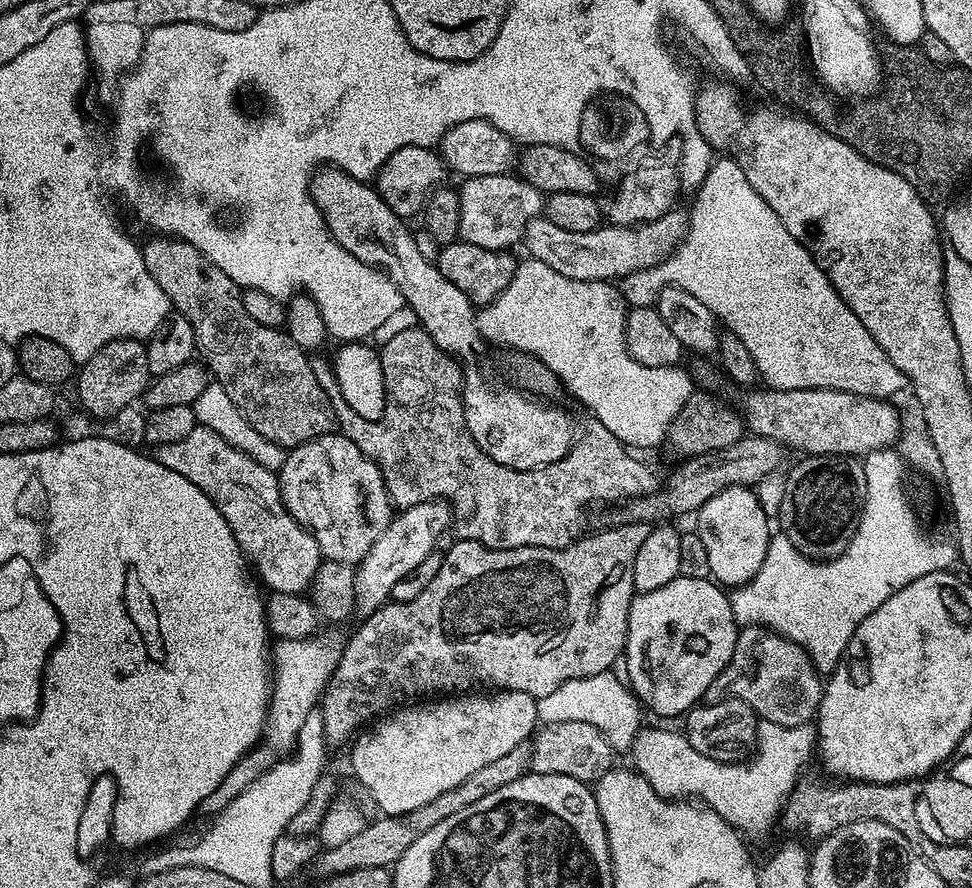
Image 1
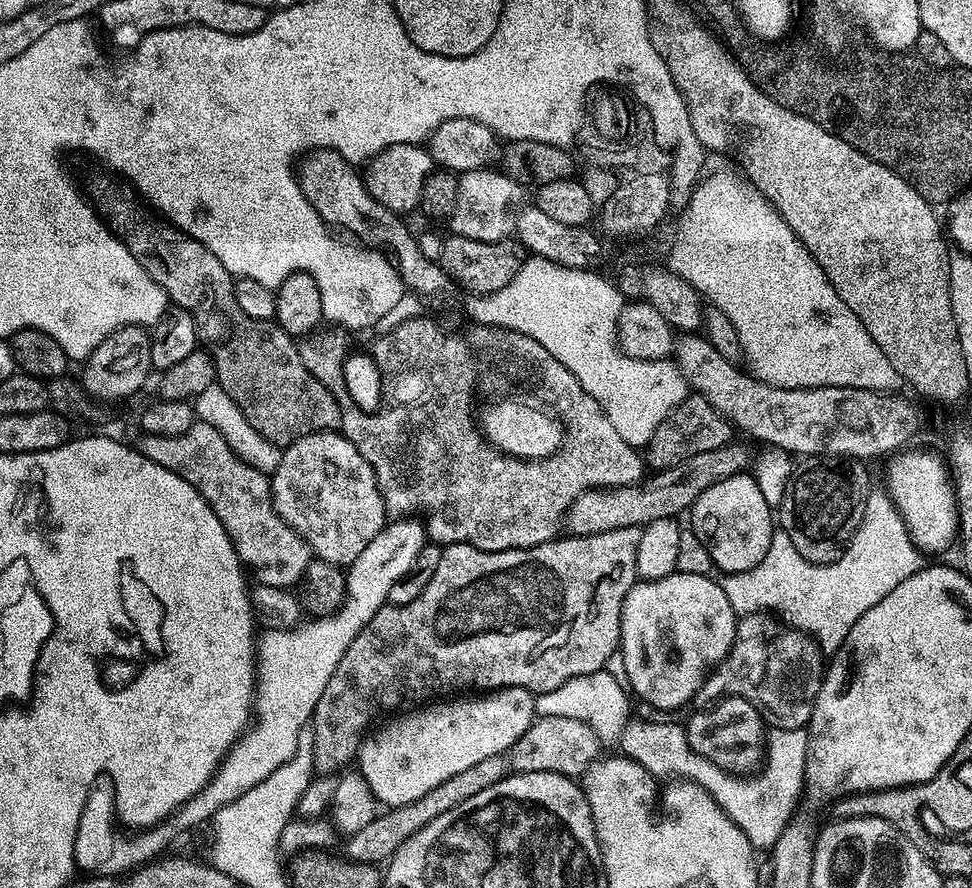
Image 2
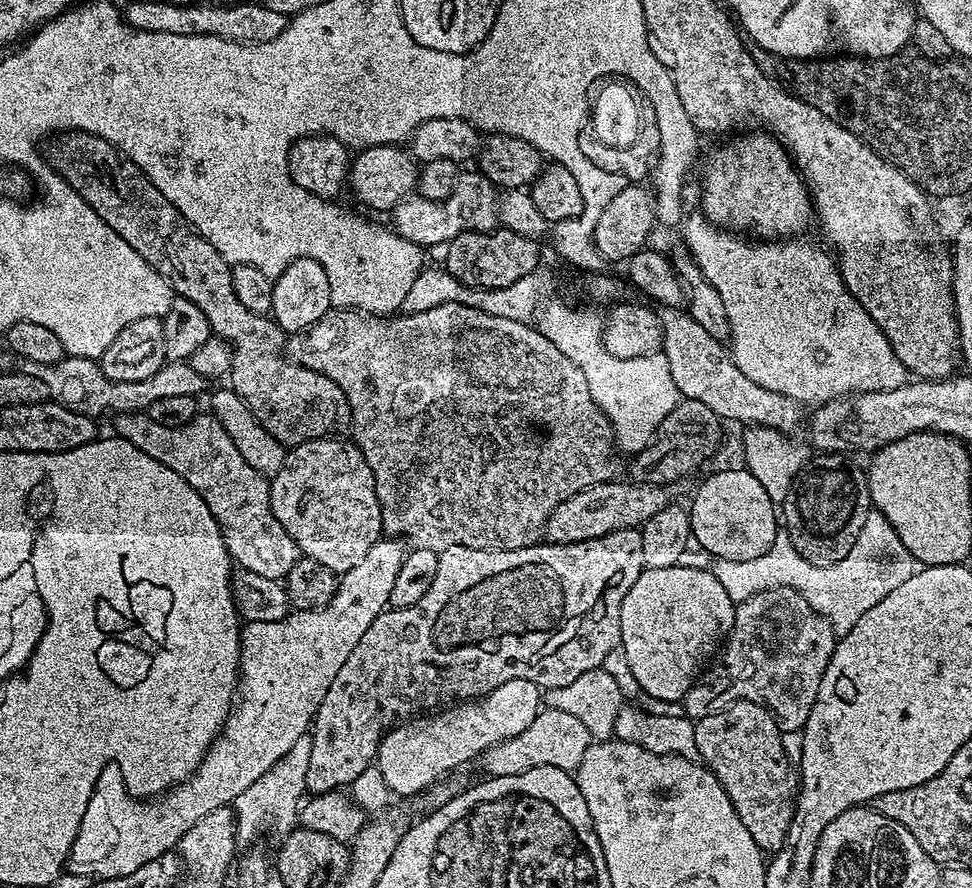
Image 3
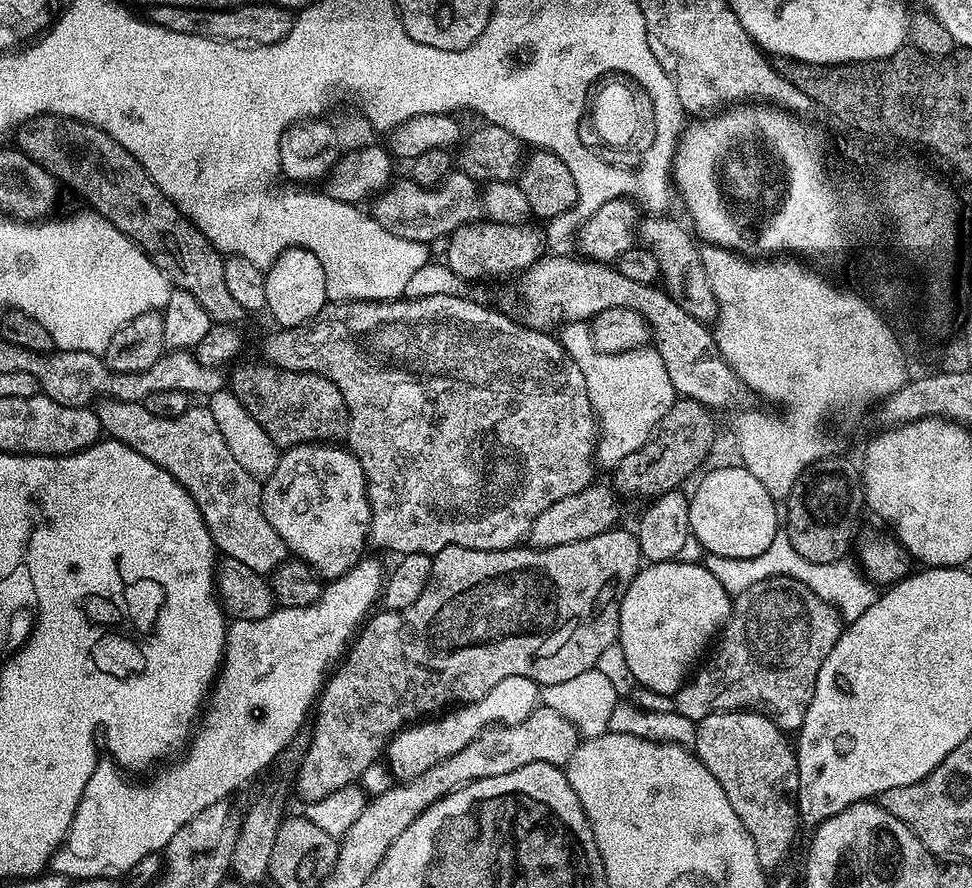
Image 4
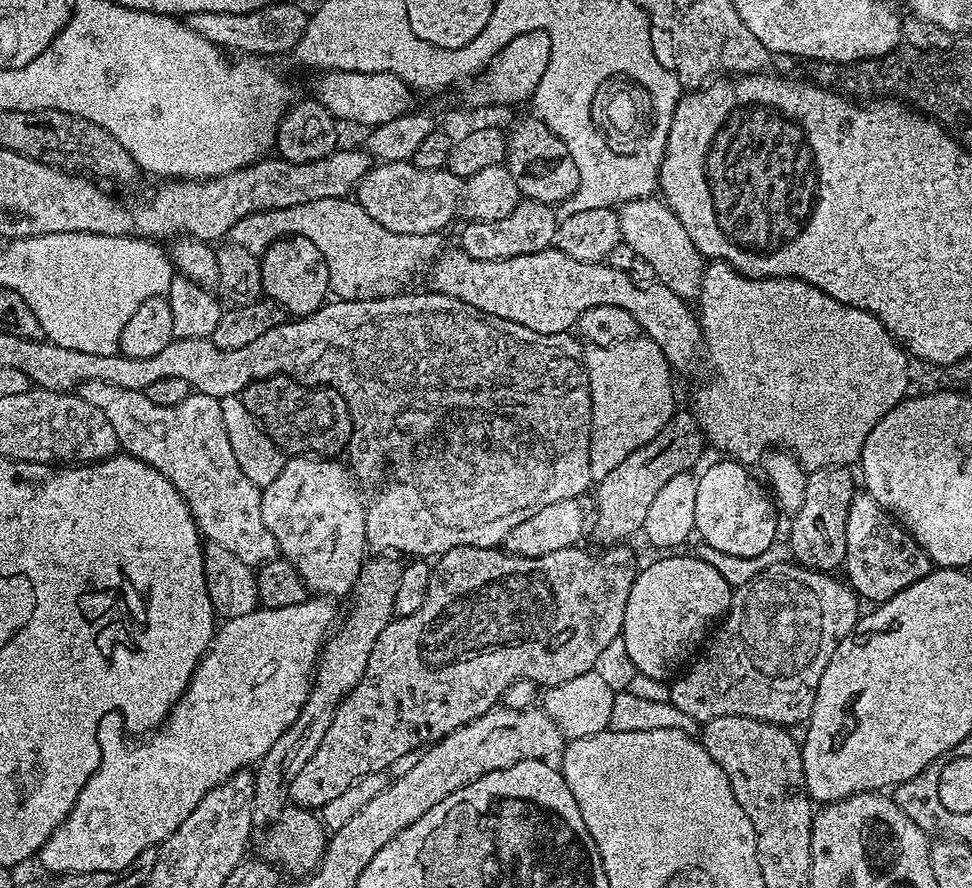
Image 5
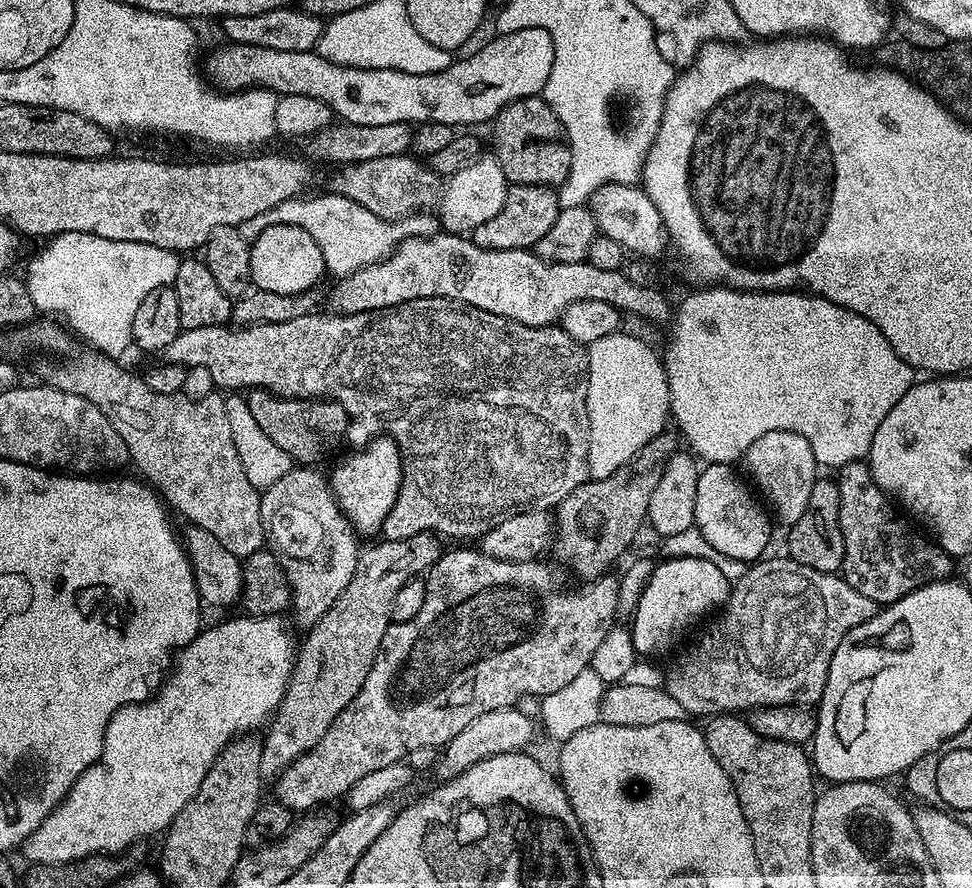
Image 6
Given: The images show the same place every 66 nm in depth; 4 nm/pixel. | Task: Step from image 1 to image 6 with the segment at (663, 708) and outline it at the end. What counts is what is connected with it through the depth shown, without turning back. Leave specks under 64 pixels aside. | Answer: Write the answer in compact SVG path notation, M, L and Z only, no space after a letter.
M674 557L672 559L661 559L661 564L657 563L653 567L649 580L642 590L641 597L634 611L631 613L632 624L630 631L633 638L633 646L637 657L652 658L648 656L660 656L663 652L668 652L684 636L684 631L691 624L696 624L703 618L707 612L715 613L723 609L728 603L728 594L730 591L730 582L722 571L718 570L714 562L707 561L706 558Z

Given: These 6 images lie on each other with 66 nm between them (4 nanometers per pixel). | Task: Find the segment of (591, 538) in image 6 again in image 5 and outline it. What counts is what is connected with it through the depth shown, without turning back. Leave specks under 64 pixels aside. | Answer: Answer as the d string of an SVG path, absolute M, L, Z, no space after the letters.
M673 411L670 422L666 422L666 426L662 426L662 430L658 430L658 434L654 434L654 438L650 438L650 442L646 442L646 446L638 446L638 450L634 450L634 454L630 454L630 458L626 458L618 466L614 466L614 470L610 470L608 477L595 485L596 525L593 528L591 525L590 536L592 532L593 538L600 543L597 545L611 546L627 541L629 539L627 536L632 536L635 532L637 535L644 527L646 510L650 510L650 505L654 502L658 490L662 490L662 486L666 486L666 482L670 482L670 478L674 478L674 474L682 474L695 469L695 464L699 462L704 448L706 449L706 441L695 415L691 411L680 411Z

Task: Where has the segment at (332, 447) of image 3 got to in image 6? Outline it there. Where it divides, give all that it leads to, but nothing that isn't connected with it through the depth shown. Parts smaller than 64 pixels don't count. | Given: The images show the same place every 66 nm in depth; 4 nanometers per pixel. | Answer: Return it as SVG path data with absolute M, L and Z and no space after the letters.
M293 466L286 474L282 474L282 478L278 478L278 482L274 482L274 486L263 489L260 497L260 517L262 518L262 526L266 533L267 547L276 555L278 562L282 566L282 570L286 574L286 578L290 582L292 587L292 603L290 605L291 615L296 615L296 620L301 624L304 630L312 627L313 624L317 624L322 614L326 614L326 610L330 610L330 606L334 606L334 602L338 602L338 598L342 594L342 590L346 590L346 586L350 583L350 578L354 575L356 560L359 558L362 551L361 545L356 545L358 540L358 533L353 528L351 522L344 516L343 510L336 503L336 496L332 492L331 483L326 479L326 476L312 466Z

